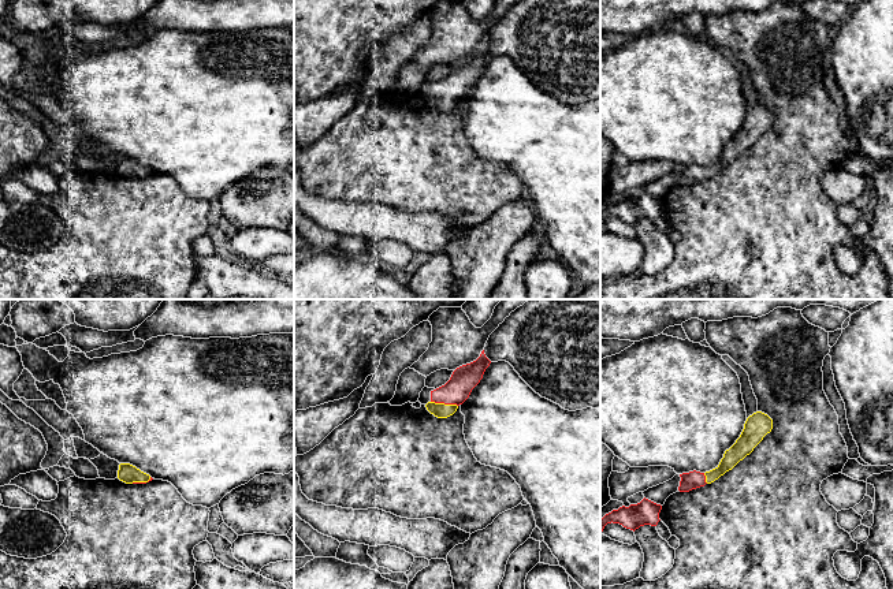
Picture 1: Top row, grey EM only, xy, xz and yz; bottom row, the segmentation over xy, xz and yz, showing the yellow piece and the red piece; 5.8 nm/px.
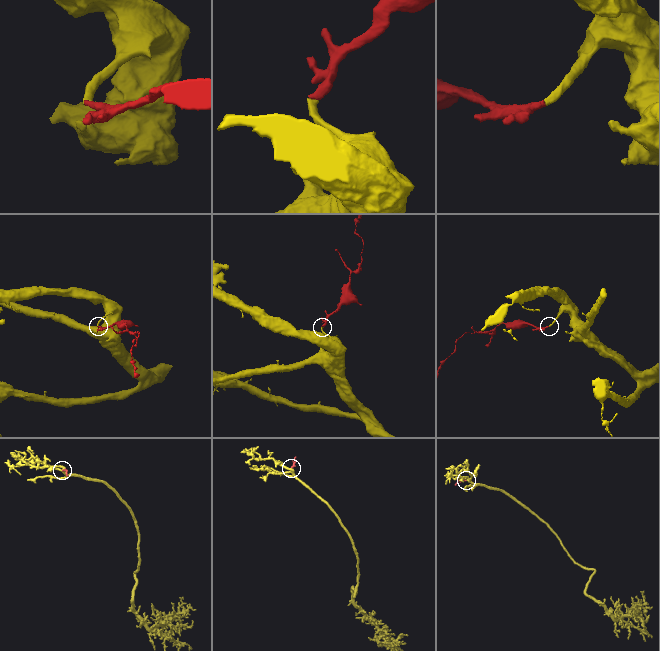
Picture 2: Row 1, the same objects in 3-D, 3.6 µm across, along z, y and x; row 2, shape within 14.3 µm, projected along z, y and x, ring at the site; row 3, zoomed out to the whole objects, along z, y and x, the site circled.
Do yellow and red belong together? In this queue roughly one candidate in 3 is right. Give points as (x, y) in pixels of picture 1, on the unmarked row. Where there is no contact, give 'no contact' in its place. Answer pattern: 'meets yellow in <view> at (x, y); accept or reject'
meets yellow in xz at (443, 97); accept

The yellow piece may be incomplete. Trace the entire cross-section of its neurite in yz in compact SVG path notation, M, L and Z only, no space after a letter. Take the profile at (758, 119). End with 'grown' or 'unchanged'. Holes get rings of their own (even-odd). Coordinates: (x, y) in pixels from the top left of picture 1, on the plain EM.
M756 105L749 109L744 118L744 123L736 137L725 145L719 159L706 167L689 165L680 168L681 175L678 184L689 186L692 183L711 178L732 164L740 154L749 149L754 142L763 134L763 131L773 123L773 113L762 107Z | grown

